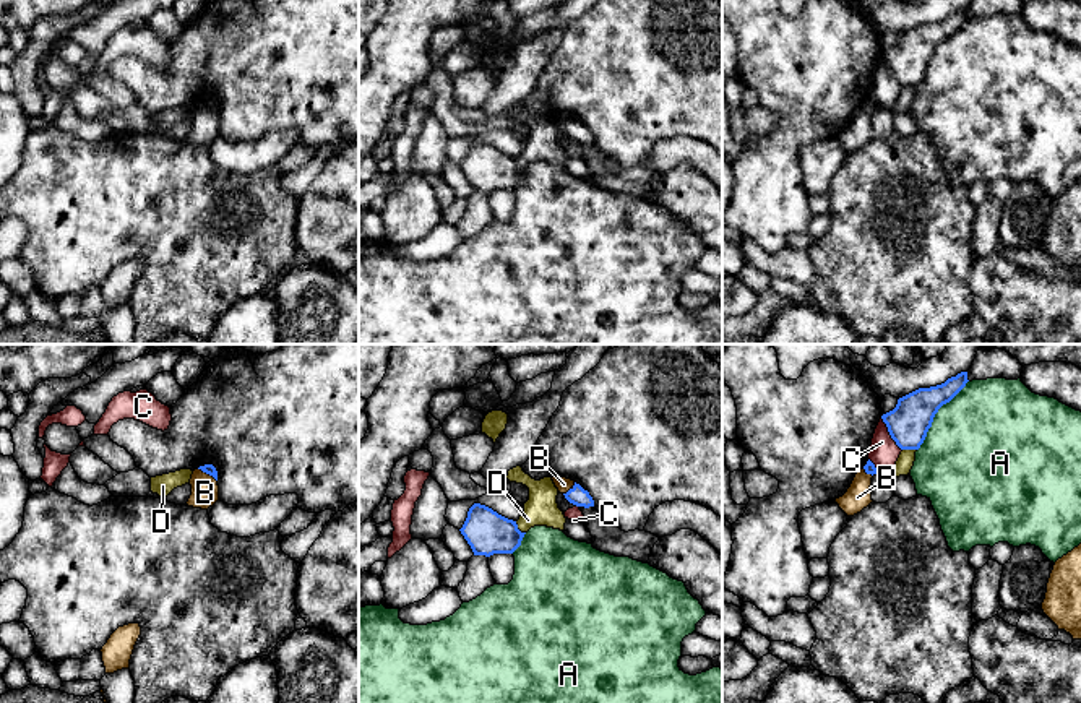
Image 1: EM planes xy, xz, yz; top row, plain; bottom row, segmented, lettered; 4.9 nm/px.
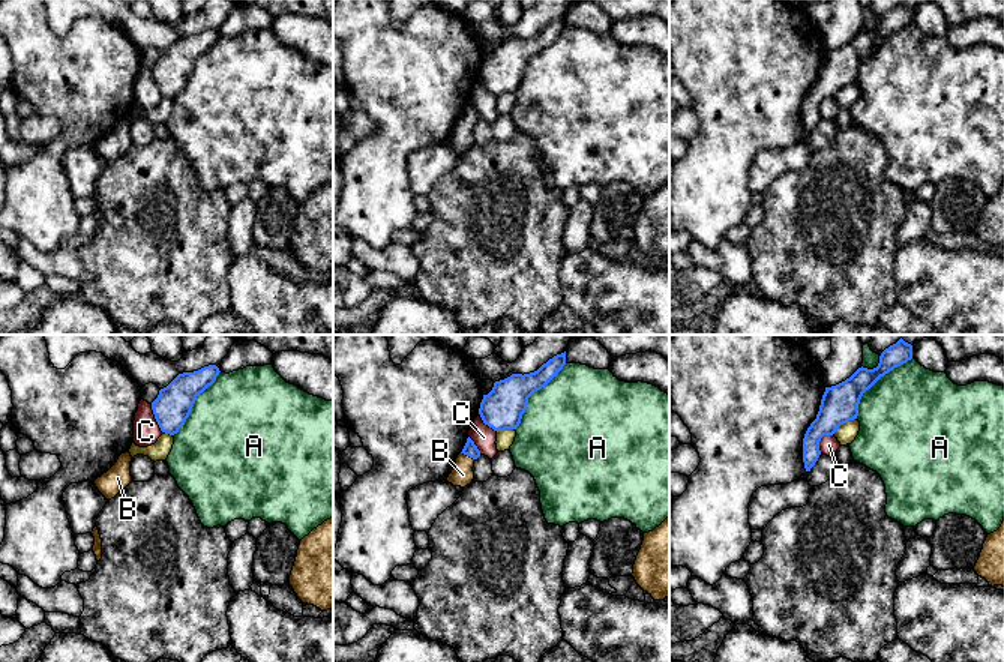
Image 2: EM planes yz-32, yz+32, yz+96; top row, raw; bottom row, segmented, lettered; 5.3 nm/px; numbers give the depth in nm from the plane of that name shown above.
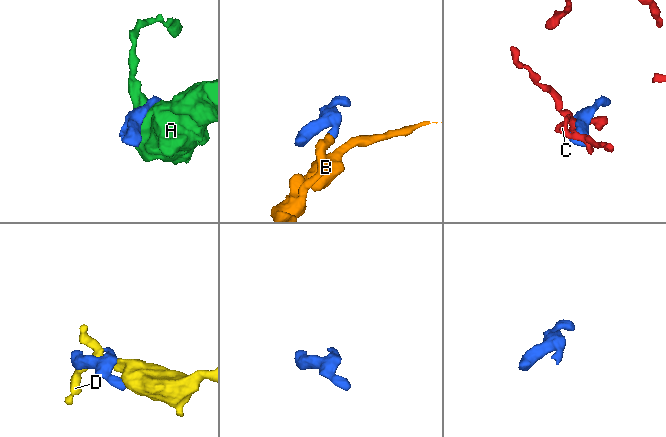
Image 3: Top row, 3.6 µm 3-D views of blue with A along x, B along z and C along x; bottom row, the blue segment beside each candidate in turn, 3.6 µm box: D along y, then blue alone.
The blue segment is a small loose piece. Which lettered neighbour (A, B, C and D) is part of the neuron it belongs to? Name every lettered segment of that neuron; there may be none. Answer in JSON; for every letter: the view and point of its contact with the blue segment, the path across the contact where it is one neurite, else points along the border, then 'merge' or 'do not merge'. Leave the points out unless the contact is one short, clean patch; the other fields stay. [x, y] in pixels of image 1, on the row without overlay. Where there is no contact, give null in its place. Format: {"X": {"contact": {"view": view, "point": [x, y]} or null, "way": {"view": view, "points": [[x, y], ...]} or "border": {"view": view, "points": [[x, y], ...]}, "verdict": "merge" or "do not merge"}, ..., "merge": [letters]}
{"A": {"contact": {"view": "yz", "point": [935, 49]}, "verdict": "do not merge"}, "B": {"contact": {"view": "xy", "point": [208, 109]}, "way": {"view": "xy", "points": [[210, 106], [208, 109], [205, 129]]}, "verdict": "merge"}, "C": {"contact": {"view": "yz", "point": [890, 70]}, "border": {"view": "yz", "points": [[882, 54], [890, 73], [901, 86]]}, "verdict": "do not merge"}, "D": {"contact": {"view": "xz", "point": [516, 164]}, "verdict": "do not merge"}, "merge": ["B"]}

